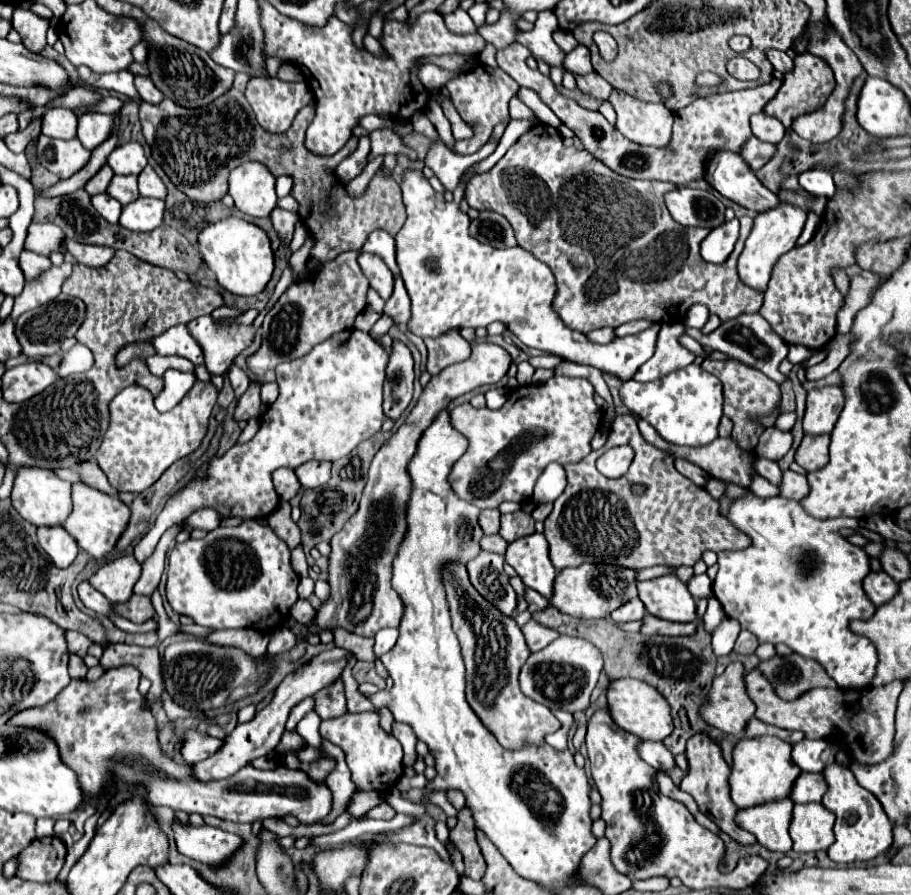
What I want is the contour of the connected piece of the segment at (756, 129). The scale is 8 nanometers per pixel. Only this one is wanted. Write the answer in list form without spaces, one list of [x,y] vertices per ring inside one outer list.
[[[758,113],[756,117],[752,117],[750,121],[752,125],[752,133],[760,139],[760,141],[768,141],[768,143],[780,143],[786,135],[786,129],[780,121],[764,115],[764,113]]]

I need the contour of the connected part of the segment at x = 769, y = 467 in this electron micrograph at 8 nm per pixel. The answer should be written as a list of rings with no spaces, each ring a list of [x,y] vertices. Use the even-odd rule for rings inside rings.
[[[755,456],[754,469],[764,478],[768,479],[772,484],[779,487],[782,479],[782,471],[777,462],[768,460],[766,458]]]

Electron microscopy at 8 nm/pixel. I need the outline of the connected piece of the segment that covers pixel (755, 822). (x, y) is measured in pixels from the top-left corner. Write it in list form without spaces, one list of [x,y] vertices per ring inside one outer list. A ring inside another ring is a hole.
[[[776,801],[776,805],[758,805],[744,811],[740,809],[736,815],[736,825],[750,831],[762,847],[788,853],[792,851],[792,837],[788,833],[792,807],[792,801]]]

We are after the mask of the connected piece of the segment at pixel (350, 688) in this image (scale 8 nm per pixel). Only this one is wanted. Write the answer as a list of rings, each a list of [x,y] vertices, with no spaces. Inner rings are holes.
[[[354,656],[350,657],[350,659],[348,659],[348,665],[346,665],[342,673],[348,713],[362,713],[366,711],[376,711],[379,713],[379,710],[375,708],[364,695],[360,695],[358,689],[359,684],[351,672],[356,661],[357,659]]]

